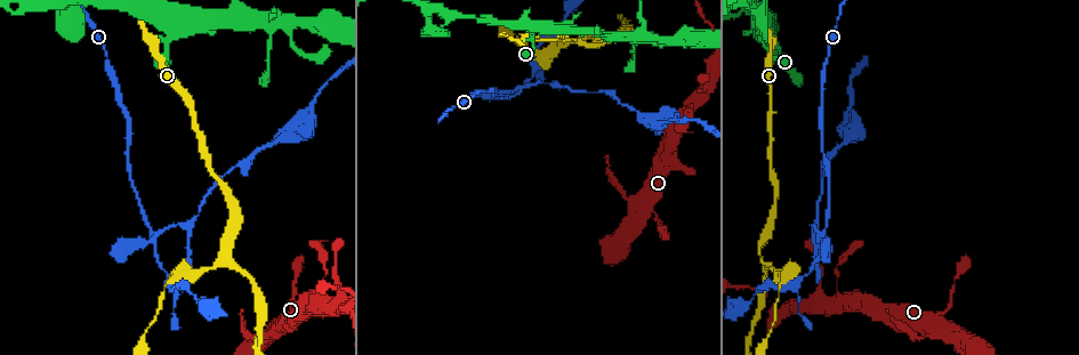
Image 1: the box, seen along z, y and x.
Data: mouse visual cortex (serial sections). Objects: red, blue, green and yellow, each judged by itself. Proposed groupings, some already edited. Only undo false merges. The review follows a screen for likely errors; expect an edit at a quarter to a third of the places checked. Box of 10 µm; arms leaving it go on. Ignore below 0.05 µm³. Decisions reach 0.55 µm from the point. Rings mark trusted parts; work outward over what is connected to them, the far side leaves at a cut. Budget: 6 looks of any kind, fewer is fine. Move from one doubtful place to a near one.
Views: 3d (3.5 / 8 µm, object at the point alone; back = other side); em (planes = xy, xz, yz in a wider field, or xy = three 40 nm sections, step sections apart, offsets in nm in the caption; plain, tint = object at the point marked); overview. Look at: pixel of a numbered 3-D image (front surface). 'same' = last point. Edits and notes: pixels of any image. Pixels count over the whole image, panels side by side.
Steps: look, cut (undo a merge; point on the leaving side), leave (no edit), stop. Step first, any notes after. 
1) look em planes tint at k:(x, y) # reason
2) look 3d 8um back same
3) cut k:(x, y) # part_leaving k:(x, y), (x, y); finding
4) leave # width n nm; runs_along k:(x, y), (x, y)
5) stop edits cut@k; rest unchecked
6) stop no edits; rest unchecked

look 3d 3.5um at 1:(154, 236)

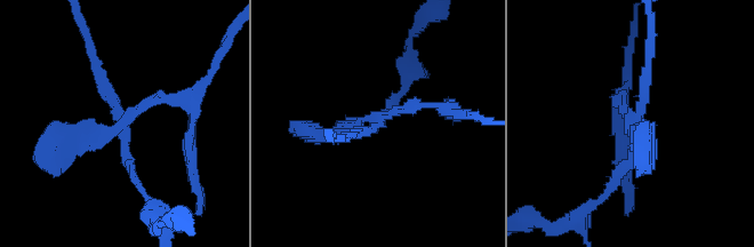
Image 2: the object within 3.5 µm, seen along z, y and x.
cut 2:(78, 148) # part_leaving 2:(122, 118), (150, 101), (189, 101), (210, 72); two cells meet here

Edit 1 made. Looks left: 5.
look 3d 3.5um at 1:(757, 246) # three arms meet

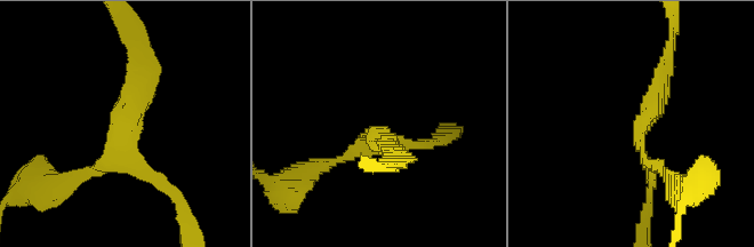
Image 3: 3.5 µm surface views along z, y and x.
look em xy step 2 tint at 3:(120, 126) # shape alone is not enough

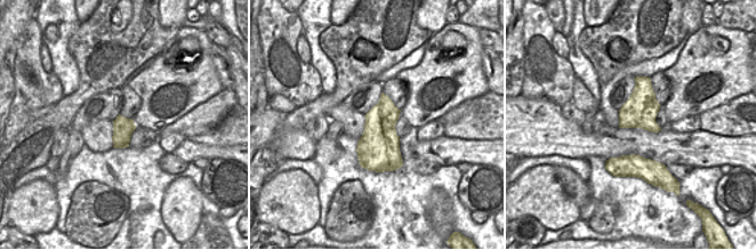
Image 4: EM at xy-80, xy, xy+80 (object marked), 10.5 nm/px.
leave # arm_widths 150, 150, 250 nm; runs_along 3:(138, 64), (117, 152), (82, 176); one cell here

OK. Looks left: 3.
look em xy step 1 tint at 1:(171, 30) # arms part here

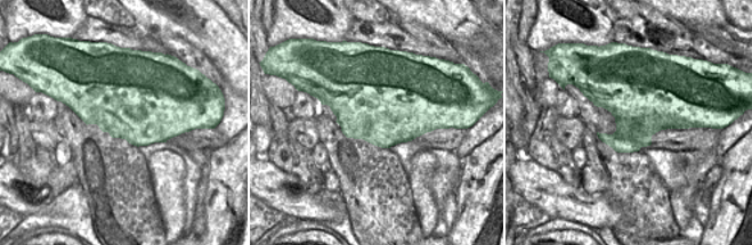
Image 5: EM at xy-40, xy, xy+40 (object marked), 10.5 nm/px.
look 3d 3.5um same

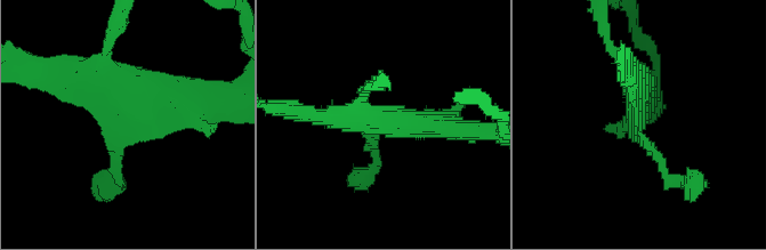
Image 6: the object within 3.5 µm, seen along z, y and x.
leave # runs_along 6:(121, 182), (121, 122), (199, 101); all the same cell

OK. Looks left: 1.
stop edits cut@2; rest unchecked

